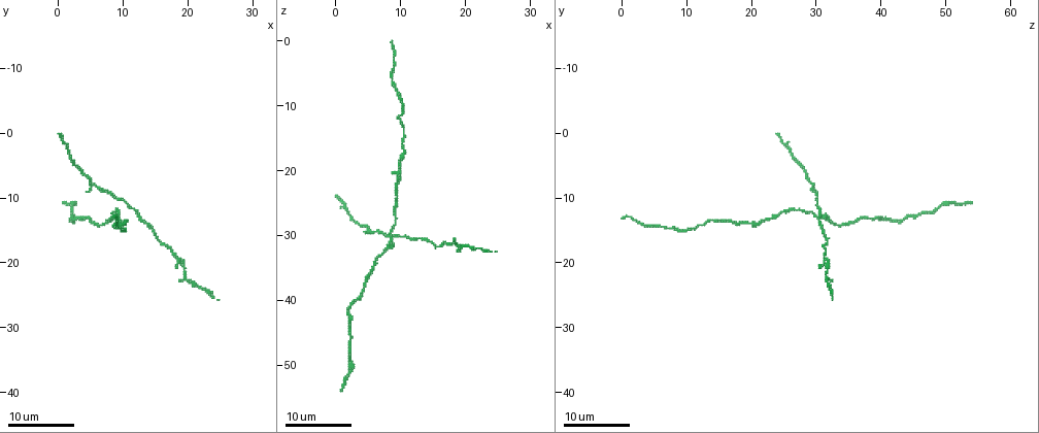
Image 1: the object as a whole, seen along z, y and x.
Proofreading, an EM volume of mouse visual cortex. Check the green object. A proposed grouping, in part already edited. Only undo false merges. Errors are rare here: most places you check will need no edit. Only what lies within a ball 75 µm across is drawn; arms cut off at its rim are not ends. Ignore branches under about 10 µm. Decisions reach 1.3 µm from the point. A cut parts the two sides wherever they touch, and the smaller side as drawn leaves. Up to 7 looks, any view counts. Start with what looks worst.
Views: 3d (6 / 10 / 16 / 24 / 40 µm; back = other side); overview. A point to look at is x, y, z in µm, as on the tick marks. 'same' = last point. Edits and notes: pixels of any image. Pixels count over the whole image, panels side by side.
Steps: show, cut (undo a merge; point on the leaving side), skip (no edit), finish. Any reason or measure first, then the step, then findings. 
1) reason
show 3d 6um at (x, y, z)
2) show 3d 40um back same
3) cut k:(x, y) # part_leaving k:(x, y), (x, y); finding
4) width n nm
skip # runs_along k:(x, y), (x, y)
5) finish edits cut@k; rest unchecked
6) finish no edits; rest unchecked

thin neck
show 3d 16um at (2.0, 13.0, 41.0)

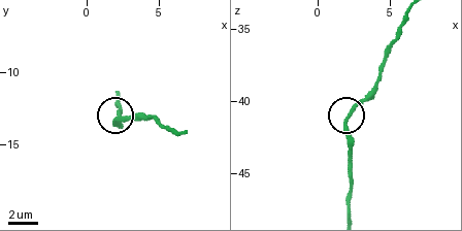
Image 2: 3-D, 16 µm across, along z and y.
show 3d 10um at (2.2, 13.2, 41.0)

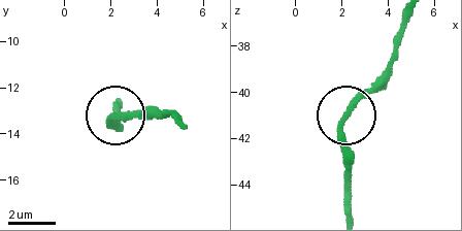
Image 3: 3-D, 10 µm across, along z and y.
width 270 nm
skip # runs_along 3:(409, 20), (392, 67), (347, 120), (342, 171); continuous, no second cell

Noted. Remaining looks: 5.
show 3d 24um at (9.0, 12.0, 29.0)

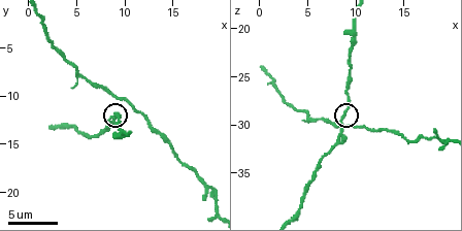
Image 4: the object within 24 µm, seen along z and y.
show 3d 6um at (8.6, 12.0, 29.4)

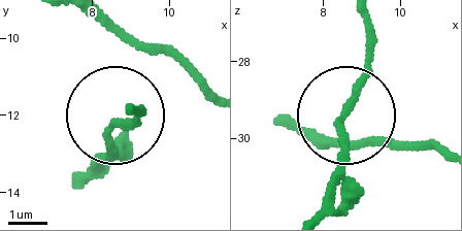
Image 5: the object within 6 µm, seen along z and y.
skip # runs_along 5:(369, 51), (354, 106), (386, 142); all the same cell

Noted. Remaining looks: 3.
calibre changes
show 3d 24um at (10.0, 14.0, 19.5)

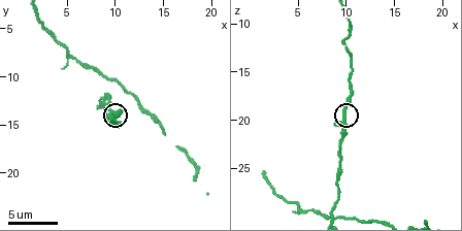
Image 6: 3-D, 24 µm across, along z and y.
closer look
show 3d 6um same

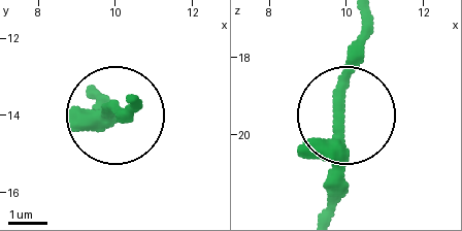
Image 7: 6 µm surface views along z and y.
arms 3
skip # continuous, no second cell

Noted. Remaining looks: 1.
a narrow waist
show 3d 10um at (6.2, 8.6, 29.6)

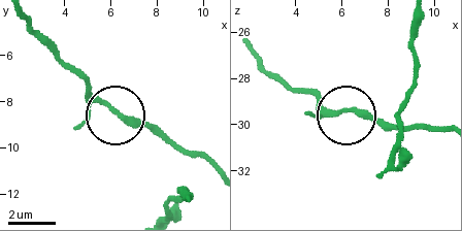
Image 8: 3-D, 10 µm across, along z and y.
width 220 nm
skip # all the same cell

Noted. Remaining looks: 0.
finish no edits; rest unchecked

